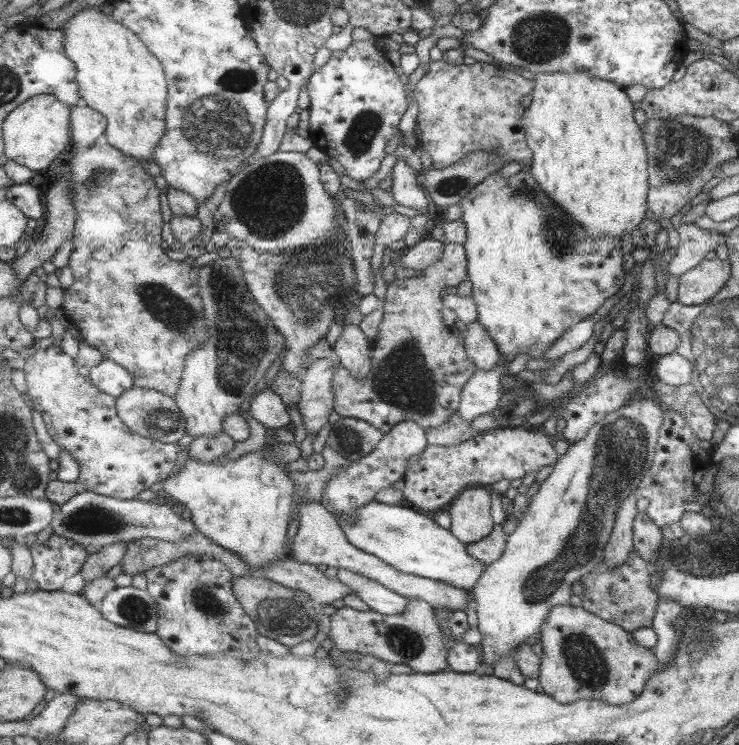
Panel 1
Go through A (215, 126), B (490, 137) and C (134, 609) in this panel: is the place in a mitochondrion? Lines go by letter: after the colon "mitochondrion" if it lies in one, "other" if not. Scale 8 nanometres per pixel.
A: mitochondrion
B: mitochondrion
C: mitochondrion

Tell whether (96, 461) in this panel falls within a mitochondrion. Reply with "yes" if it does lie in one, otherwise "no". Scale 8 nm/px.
no

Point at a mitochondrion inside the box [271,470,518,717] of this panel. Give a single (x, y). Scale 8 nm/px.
(403, 641)

